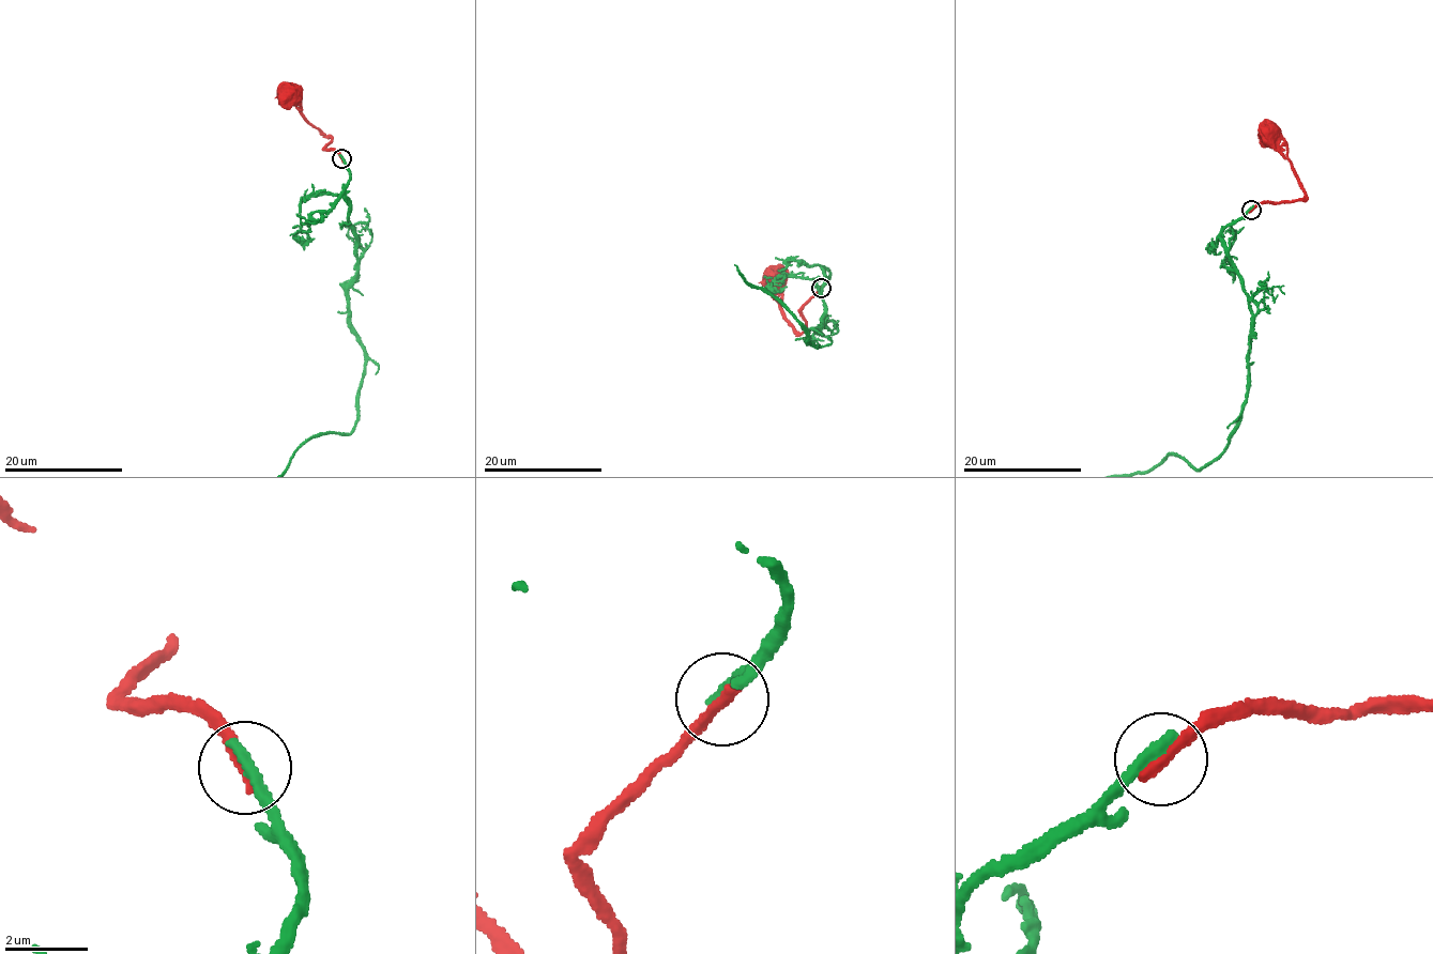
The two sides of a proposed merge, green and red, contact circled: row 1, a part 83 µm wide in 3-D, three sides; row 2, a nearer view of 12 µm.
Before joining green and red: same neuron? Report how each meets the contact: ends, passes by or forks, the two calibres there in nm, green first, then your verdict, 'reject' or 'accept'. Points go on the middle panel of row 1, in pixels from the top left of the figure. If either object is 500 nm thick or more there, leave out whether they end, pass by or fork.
green ends; red ends; calibres 340 and 360 nm; reject

